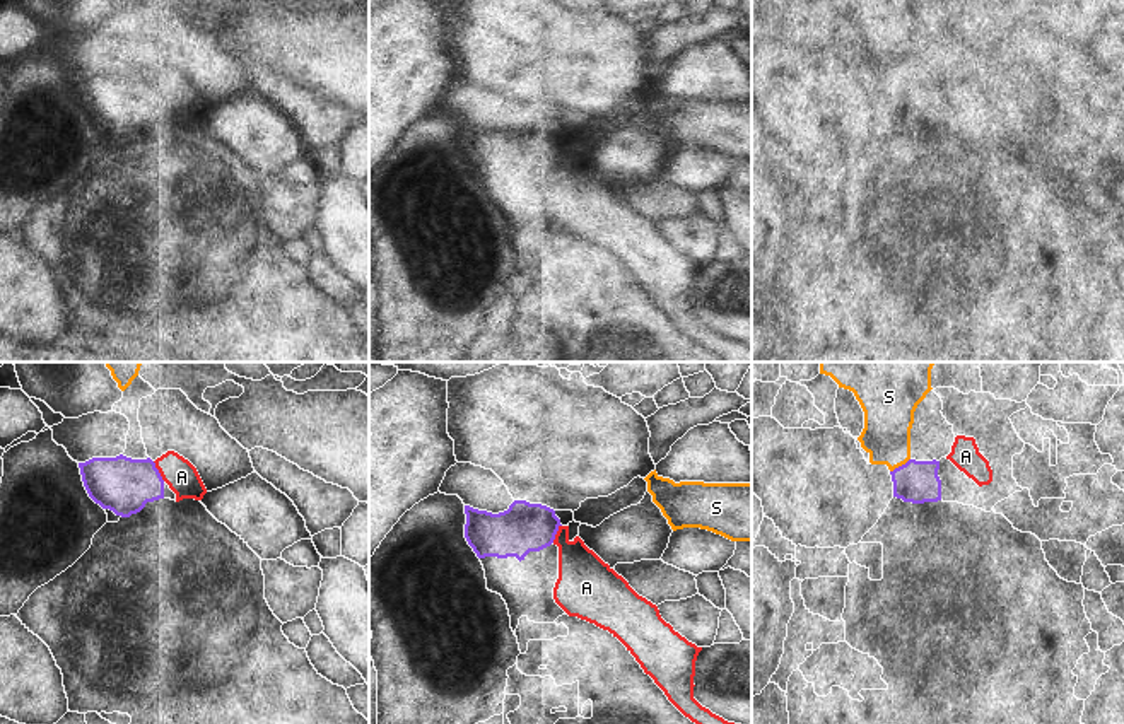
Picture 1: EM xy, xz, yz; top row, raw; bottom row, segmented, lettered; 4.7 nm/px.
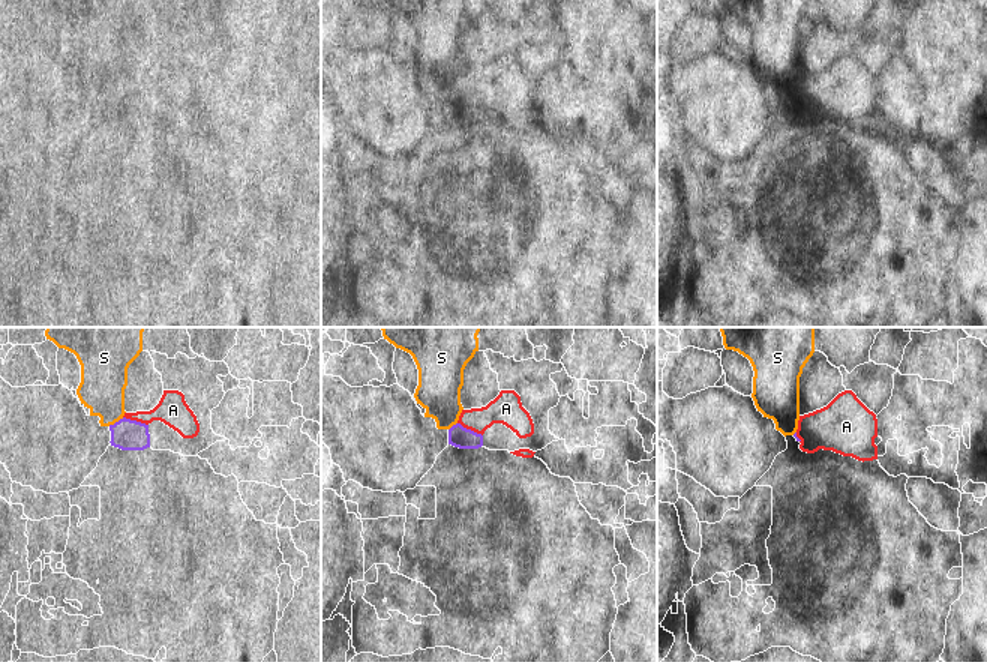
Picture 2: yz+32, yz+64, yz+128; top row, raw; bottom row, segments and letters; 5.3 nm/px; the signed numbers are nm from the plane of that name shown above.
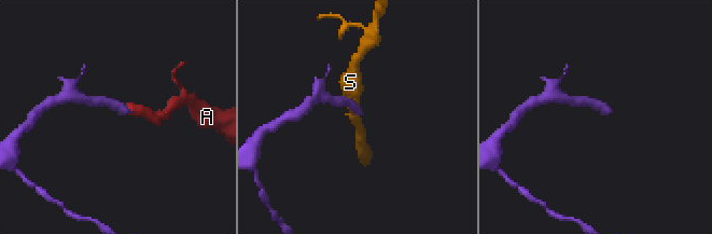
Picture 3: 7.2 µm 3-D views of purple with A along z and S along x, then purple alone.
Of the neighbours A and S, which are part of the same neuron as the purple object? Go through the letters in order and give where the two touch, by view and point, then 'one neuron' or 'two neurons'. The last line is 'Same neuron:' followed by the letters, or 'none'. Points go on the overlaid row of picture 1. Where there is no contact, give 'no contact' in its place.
A: xy (158, 472) | one neuron
S: yz (899, 467) | two neurons
Same neuron: A

